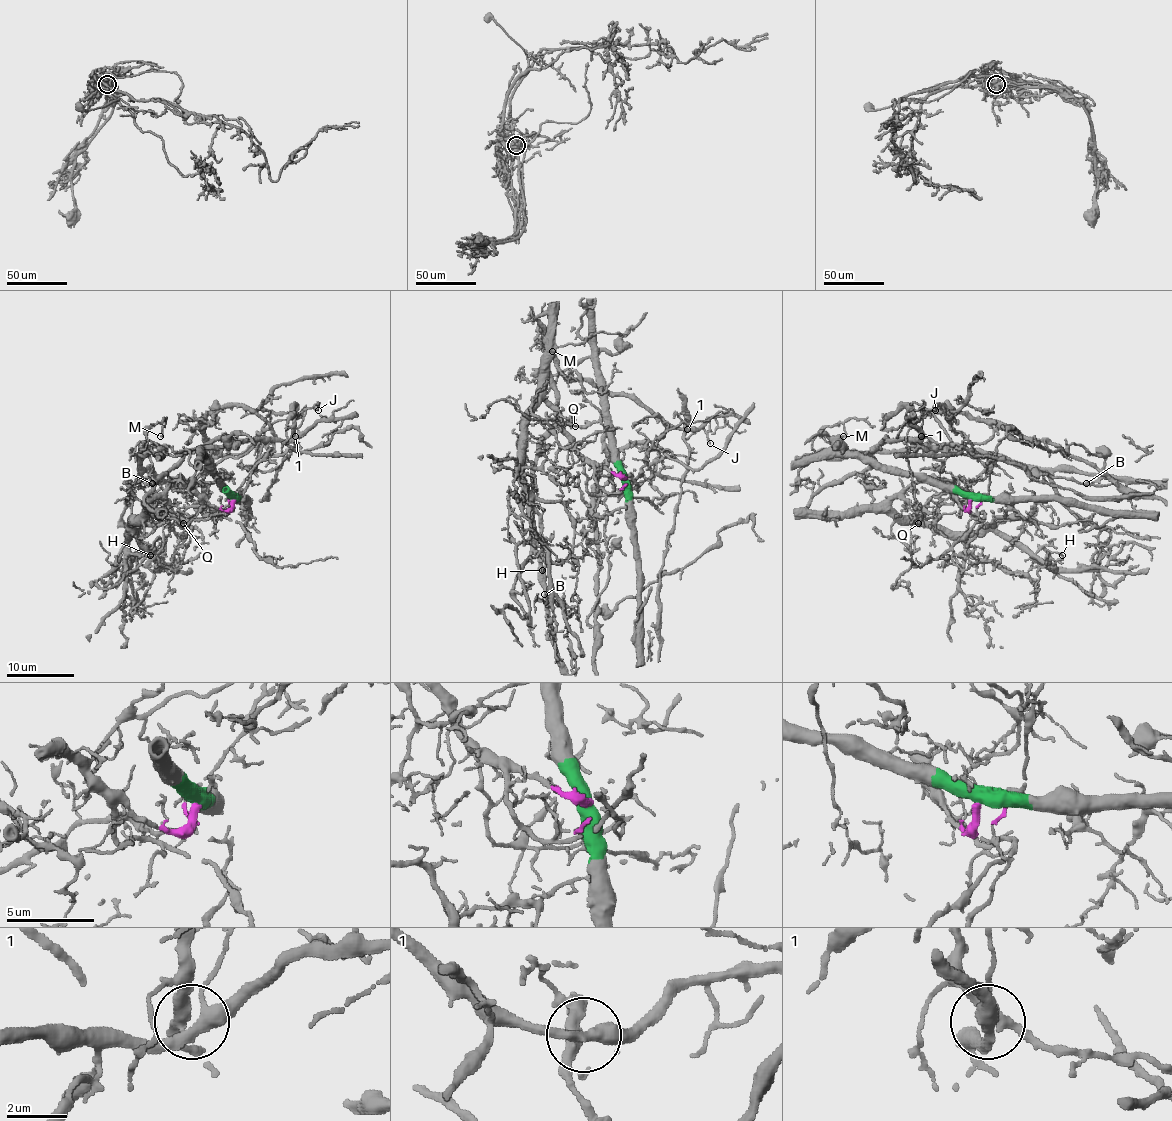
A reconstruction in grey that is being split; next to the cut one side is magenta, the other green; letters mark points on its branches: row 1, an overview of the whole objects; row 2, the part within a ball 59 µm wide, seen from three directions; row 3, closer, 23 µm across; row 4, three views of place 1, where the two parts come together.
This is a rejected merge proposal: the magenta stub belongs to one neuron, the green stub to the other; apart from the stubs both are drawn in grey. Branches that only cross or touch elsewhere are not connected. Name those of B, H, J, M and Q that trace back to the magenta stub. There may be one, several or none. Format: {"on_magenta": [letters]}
{"on_magenta": ["H", "J", "Q"]}

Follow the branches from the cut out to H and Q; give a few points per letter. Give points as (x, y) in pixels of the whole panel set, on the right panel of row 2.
H: (970, 500), (965, 510), (943, 481), (919, 481), (891, 503), (918, 522), (1006, 533), (1033, 552), (1062, 556)
Q: (970, 500), (965, 510), (957, 494), (943, 481), (919, 481), (904, 493), (918, 523)

